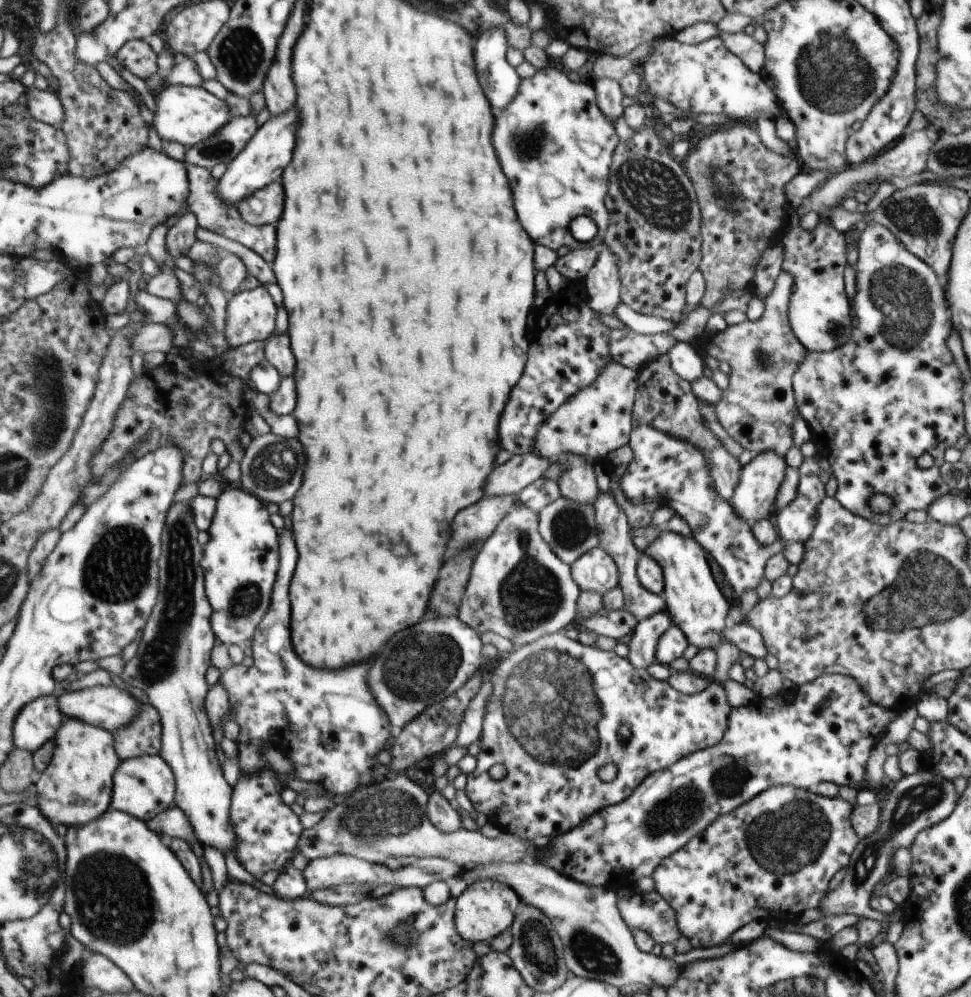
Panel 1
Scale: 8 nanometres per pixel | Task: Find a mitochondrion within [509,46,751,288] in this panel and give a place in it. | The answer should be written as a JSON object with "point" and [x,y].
{"point":[657,194]}

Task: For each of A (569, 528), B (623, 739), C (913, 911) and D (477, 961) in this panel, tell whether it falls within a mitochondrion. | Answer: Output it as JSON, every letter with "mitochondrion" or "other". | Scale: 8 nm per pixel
{"A":"mitochondrion","B":"mitochondrion","C":"other","D":"other"}

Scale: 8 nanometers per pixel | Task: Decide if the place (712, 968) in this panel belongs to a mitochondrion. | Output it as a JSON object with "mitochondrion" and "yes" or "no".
{"mitochondrion":"no"}

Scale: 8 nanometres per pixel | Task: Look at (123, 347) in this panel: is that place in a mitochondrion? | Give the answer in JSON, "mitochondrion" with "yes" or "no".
{"mitochondrion":"no"}

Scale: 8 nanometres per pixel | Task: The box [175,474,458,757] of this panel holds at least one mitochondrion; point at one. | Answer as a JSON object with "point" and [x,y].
{"point":[246,598]}

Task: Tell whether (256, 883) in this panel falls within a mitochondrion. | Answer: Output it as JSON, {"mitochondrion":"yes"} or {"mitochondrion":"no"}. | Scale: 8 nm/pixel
{"mitochondrion":"no"}

